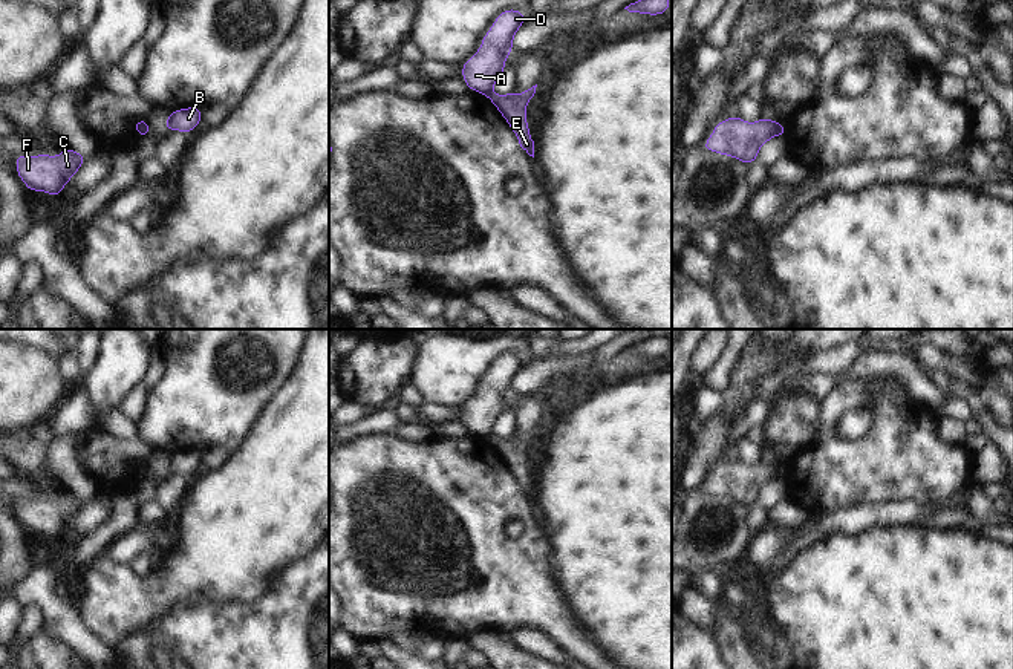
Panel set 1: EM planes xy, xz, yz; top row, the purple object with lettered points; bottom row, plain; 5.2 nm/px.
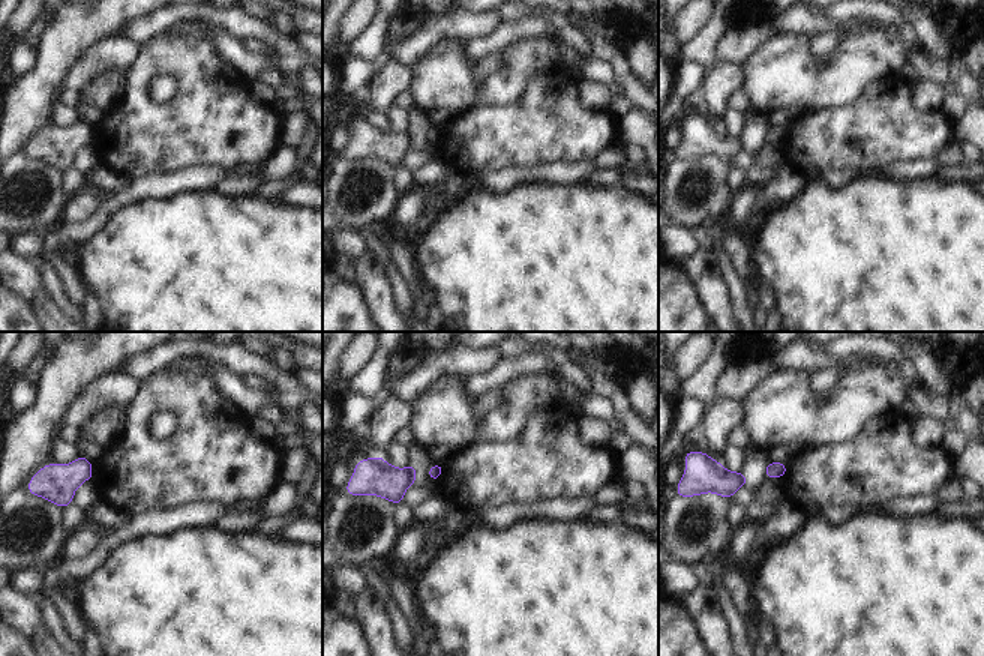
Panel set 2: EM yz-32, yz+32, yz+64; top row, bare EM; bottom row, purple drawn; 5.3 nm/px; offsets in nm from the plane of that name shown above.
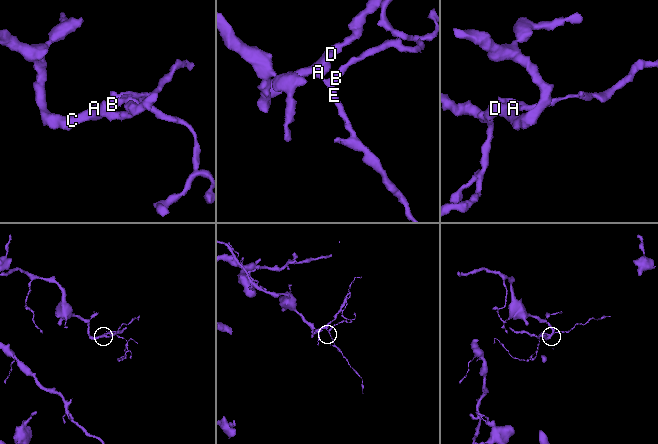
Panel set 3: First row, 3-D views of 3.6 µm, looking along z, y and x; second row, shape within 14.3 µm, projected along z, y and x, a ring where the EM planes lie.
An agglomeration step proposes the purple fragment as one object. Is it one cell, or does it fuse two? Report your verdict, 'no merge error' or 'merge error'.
merge error

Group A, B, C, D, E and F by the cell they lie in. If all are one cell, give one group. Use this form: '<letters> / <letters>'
A C D F / B E

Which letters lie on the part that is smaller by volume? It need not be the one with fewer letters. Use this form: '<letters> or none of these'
B, E

